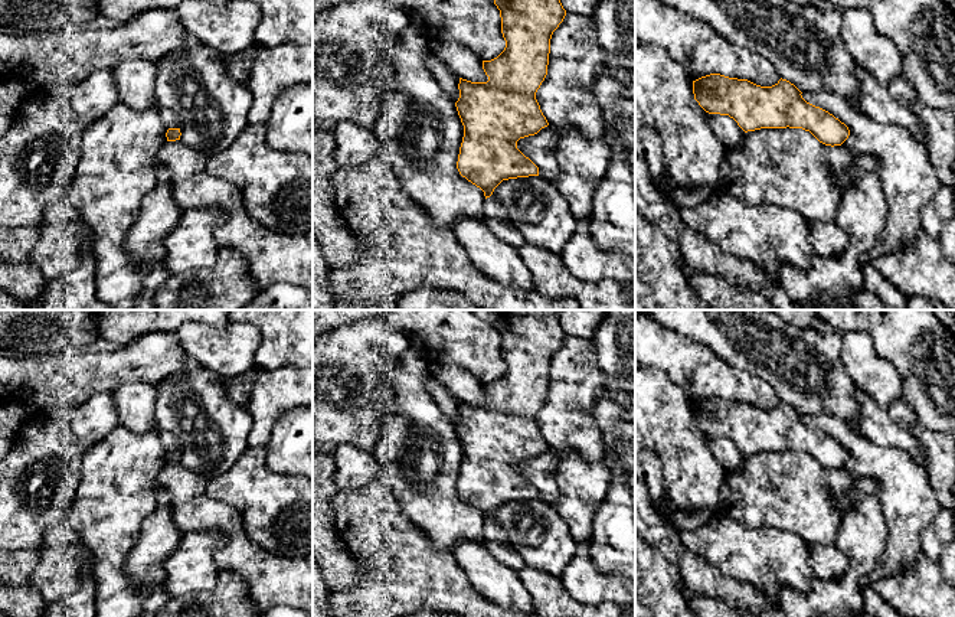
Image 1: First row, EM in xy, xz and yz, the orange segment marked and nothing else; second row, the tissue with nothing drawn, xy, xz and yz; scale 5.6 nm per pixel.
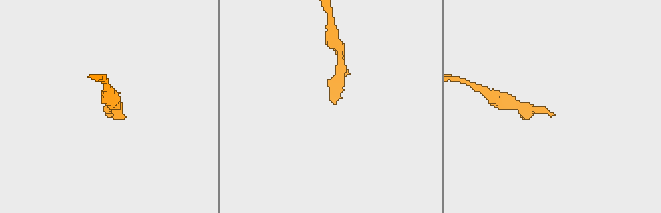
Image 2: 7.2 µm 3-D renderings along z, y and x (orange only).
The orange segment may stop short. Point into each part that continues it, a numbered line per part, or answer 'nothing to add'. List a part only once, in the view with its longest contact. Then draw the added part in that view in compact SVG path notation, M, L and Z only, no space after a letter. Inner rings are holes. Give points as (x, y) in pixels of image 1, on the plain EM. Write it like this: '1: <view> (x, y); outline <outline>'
1: xy (172, 443); outline M160 432L161 441L169 451L180 451L181 443L170 432Z

